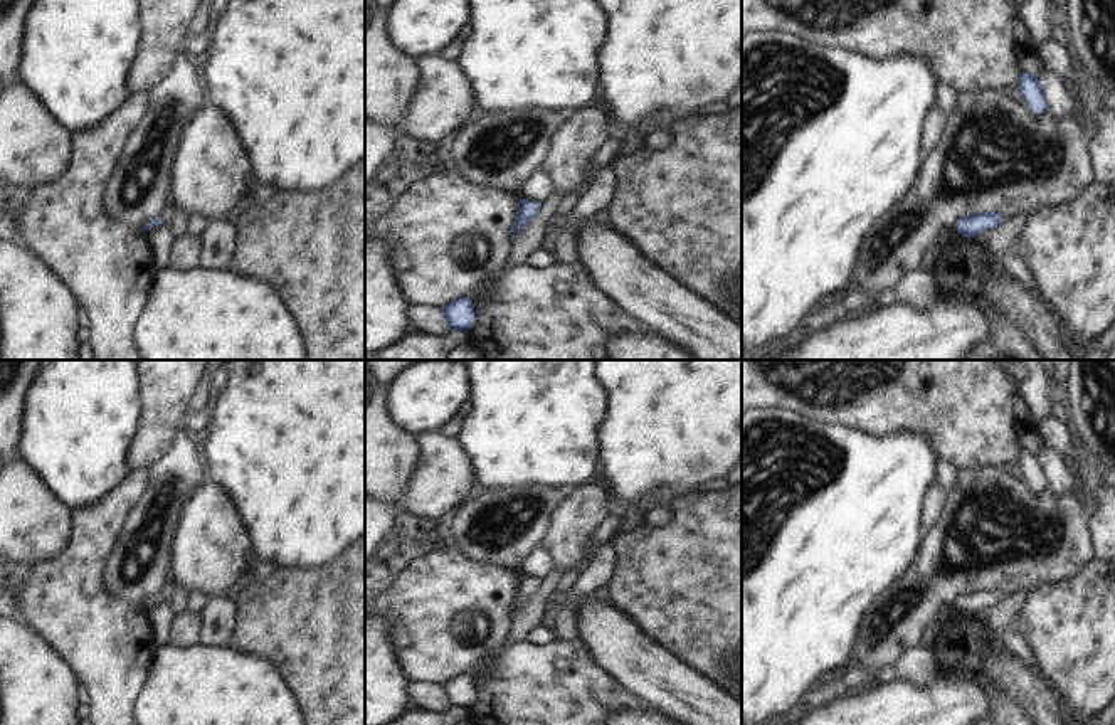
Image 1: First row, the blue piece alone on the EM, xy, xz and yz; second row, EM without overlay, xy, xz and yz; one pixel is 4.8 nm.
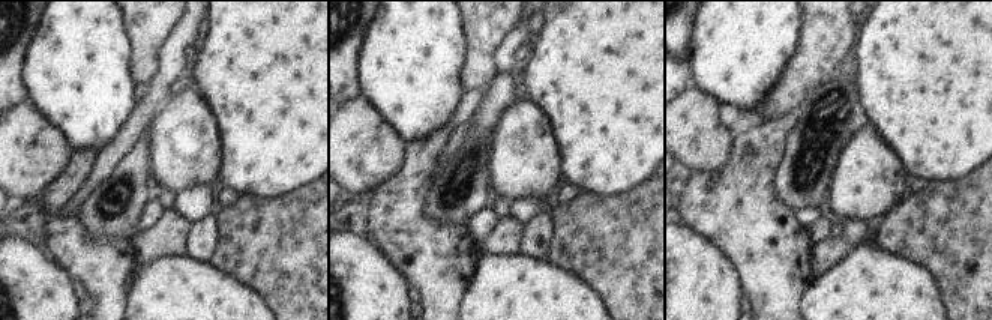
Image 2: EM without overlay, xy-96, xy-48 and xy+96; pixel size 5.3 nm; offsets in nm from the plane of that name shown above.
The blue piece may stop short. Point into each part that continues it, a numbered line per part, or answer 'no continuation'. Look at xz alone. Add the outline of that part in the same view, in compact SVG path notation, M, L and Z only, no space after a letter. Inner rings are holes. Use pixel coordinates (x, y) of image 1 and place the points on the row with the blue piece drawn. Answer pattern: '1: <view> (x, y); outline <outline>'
no continuation

